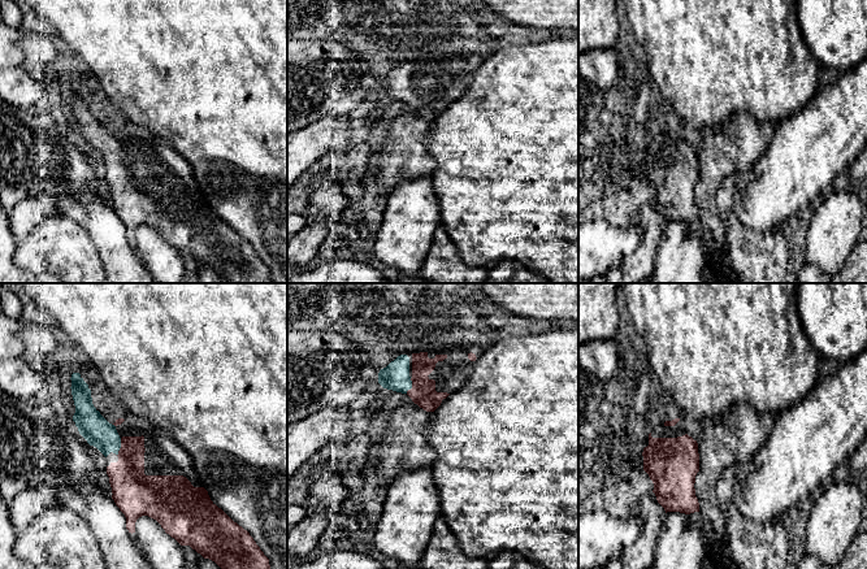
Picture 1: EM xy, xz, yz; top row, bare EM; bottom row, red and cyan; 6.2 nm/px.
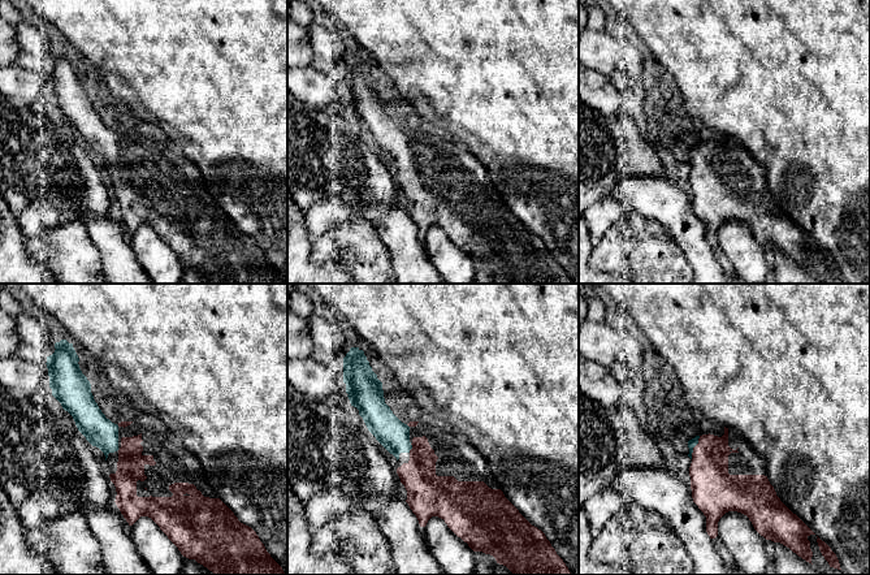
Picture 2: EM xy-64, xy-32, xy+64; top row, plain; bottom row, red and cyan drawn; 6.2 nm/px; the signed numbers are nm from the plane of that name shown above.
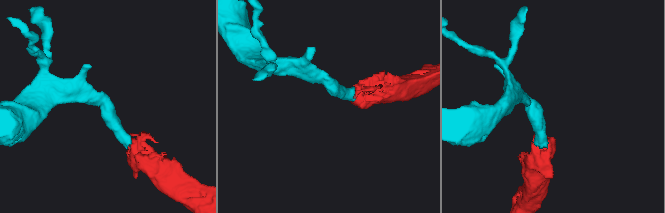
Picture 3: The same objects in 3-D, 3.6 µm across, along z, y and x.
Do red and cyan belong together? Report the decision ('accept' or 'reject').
accept

